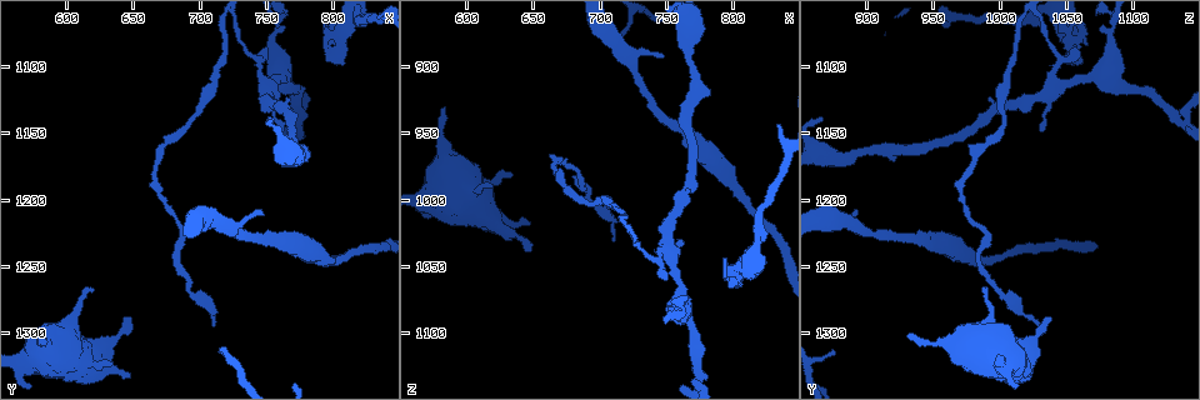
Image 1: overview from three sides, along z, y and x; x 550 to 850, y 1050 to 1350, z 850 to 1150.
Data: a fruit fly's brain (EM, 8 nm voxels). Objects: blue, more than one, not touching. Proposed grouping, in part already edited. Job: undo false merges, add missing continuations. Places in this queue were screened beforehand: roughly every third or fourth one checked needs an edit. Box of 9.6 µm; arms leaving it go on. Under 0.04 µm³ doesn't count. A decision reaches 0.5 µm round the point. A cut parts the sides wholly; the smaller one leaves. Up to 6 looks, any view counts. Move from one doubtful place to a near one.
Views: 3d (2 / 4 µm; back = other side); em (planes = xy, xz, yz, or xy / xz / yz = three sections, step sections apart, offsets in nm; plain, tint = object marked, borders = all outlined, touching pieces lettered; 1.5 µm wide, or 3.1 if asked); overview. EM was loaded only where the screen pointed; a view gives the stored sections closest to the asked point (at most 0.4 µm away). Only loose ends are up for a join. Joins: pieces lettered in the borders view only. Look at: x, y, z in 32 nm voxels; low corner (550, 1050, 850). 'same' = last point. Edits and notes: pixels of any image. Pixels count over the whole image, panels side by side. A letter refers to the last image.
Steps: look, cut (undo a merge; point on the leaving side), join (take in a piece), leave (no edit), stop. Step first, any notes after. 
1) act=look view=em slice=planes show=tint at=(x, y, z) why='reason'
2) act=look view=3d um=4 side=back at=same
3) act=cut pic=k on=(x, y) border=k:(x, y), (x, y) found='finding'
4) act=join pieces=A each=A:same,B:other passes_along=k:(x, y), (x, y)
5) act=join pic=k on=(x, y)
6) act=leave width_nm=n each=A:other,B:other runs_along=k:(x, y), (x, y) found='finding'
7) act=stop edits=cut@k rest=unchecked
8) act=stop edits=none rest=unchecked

act=look view=em slice=planes show=plain at=(800, 1098, 1060) why='free end'

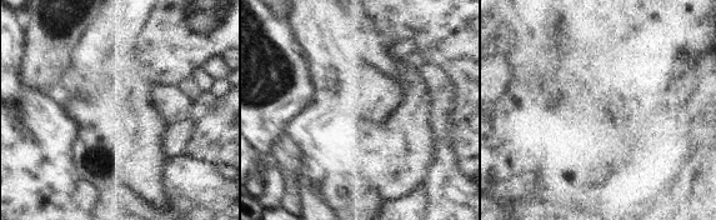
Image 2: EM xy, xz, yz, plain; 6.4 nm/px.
act=look view=em slice=planes show=borders at=same

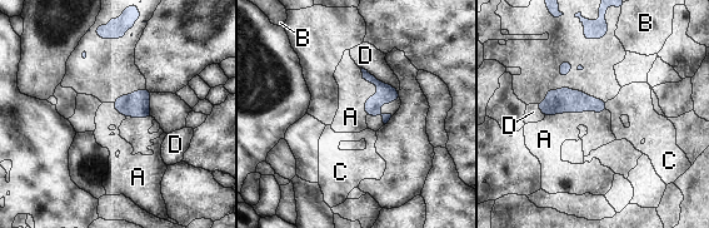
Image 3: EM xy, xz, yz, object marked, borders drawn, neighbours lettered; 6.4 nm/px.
act=join pieces=A each=A:same,B:other,C:other,D:other passes_along=3:(387, 93), (378, 90), (350, 117) found='it goes on there'

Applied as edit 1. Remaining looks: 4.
act=look view=em slice=xz step=4 show=borders at=(752, 1118, 1040) why='thick turns thin'

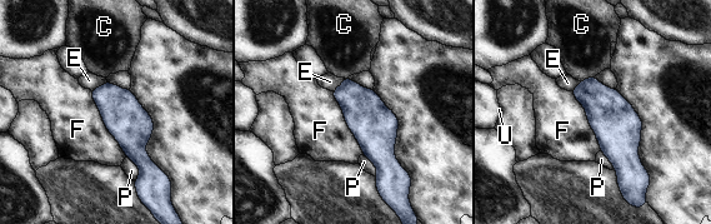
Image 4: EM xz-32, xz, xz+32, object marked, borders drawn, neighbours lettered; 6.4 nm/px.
act=look view=em slice=xy step=4 show=borders at=same why='cut it another way'

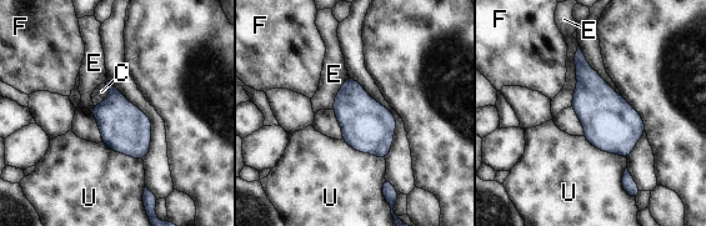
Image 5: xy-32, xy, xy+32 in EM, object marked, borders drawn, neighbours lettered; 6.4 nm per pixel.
act=leave each=C:other,E:other,F:other,U:other border=5:(584, 135), (597, 149), (626, 159) found='one cell here'

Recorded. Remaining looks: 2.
act=look view=em slice=xy step=4 show=borders at=(648, 1288, 1036) why='branch stops here'

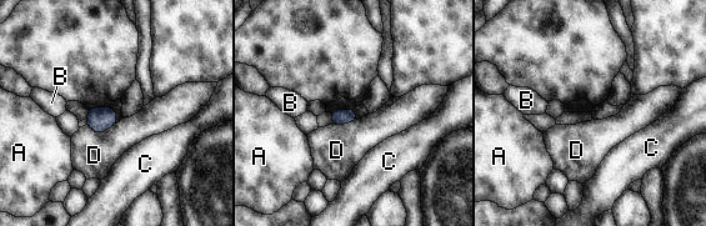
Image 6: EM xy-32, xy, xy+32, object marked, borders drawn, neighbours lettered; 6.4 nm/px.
act=leave each=A:other,B:other,C:other,D:other found='no lettered piece goes on from it'

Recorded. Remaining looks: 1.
act=stop edits=join@3 rest=unchecked

